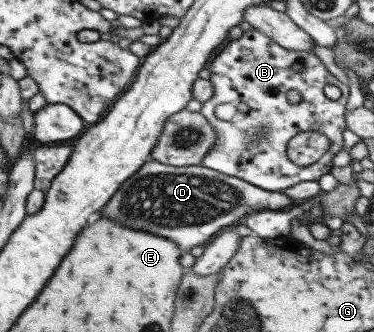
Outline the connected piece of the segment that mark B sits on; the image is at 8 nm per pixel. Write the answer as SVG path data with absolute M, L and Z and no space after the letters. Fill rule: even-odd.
M249 28L248 30L245 30L241 33L240 37L237 39L231 39L228 40L228 43L224 43L222 47L220 47L220 51L216 52L216 55L213 55L208 61L207 66L205 67L210 75L208 77L208 82L212 84L212 90L214 90L212 97L208 101L205 101L203 104L201 104L199 112L200 115L203 115L206 118L206 121L213 127L213 142L210 146L210 149L204 154L204 157L201 159L201 166L207 167L208 169L211 169L212 171L219 171L220 173L223 173L224 175L231 175L236 176L238 179L244 180L246 183L251 183L253 186L260 187L261 190L266 191L275 191L275 192L282 192L287 187L292 187L292 185L296 185L296 183L300 183L300 181L318 181L319 177L322 177L324 173L329 173L329 169L332 167L332 157L334 154L336 154L340 149L342 149L342 136L340 133L345 129L345 117L344 117L344 105L346 103L346 99L348 97L348 86L344 85L344 83L339 83L334 76L332 76L326 68L324 68L324 64L320 62L317 56L314 54L311 54L310 52L303 52L303 51L290 51L287 49L284 49L283 47L280 47L277 43L274 43L267 35L264 35L261 31L258 31L254 28ZM294 62L300 62L302 65L304 65L303 72L300 72L300 74L293 72L290 69L290 64ZM325 85L334 85L336 86L340 92L341 96L337 100L330 100L322 94L323 87ZM288 91L297 91L298 95L300 95L300 100L295 103L288 103L286 100L286 93ZM222 103L244 103L246 107L248 107L248 111L245 113L237 112L233 115L233 118L231 118L229 121L224 121L222 119L218 119L216 115L214 114L214 109L218 107L218 105L222 105ZM301 131L317 131L318 133L321 133L324 135L324 137L328 138L329 146L328 149L321 155L320 159L318 161L314 162L310 165L310 167L298 167L297 165L294 165L286 155L285 147L287 146L287 141L294 137L297 133L300 133Z

